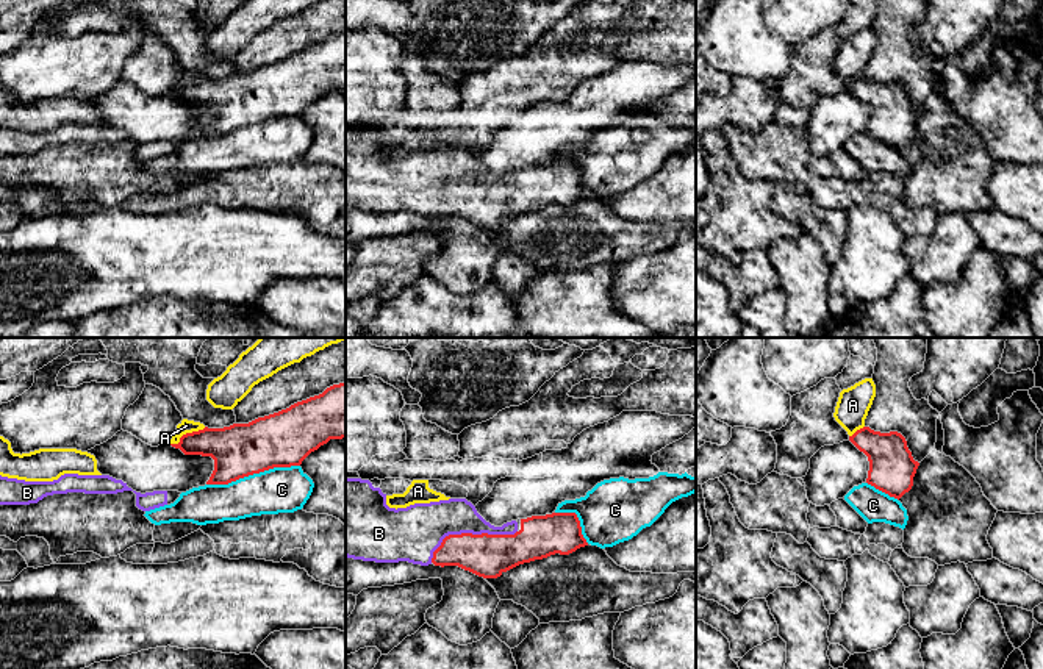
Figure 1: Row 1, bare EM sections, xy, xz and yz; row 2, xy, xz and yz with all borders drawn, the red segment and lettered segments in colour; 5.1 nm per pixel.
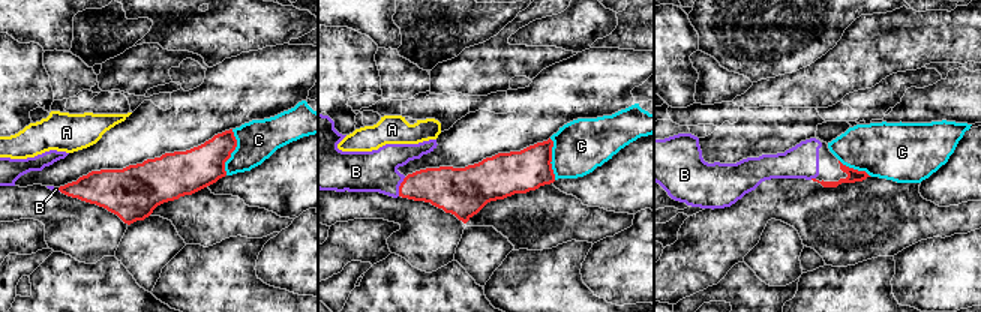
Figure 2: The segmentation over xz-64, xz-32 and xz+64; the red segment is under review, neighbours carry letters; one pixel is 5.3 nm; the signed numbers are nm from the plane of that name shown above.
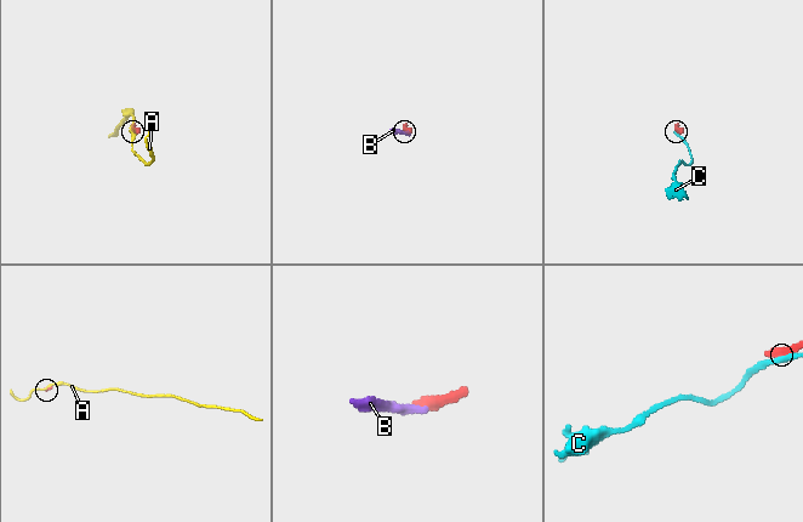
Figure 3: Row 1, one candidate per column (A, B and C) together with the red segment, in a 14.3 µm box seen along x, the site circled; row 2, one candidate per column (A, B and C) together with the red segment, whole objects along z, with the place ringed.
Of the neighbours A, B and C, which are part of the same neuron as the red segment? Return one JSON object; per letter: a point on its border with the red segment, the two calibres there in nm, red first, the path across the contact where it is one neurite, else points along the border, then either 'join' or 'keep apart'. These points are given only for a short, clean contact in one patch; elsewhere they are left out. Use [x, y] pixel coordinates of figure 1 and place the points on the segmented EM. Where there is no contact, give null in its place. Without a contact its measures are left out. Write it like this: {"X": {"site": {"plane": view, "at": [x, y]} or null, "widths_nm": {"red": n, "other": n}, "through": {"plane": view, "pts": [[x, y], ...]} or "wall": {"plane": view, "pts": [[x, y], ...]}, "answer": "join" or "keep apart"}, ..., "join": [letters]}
{"A": {"site": {"plane": "xy", "at": [186, 433]}, "widths_nm": {"red": 220, "other": 70}, "wall": {"plane": "xy", "pts": [[205, 427], [186, 432], [177, 443], [169, 444]]}, "answer": "keep apart"}, "B": {"site": {"plane": "xz", "at": [468, 533]}, "widths_nm": {"red": 220, "other": 260}, "answer": "join"}, "C": {"site": {"plane": "xy", "at": [252, 474]}, "widths_nm": {"red": 280, "other": 240}, "answer": "keep apart"}, "join": ["B"]}

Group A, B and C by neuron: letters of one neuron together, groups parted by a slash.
A / B / C

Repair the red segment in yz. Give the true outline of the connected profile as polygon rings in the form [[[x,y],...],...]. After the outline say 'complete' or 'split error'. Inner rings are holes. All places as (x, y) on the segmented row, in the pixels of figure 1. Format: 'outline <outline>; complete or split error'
outline [[[863,427],[849,441],[868,456],[868,485],[898,500],[912,489],[919,463],[913,460],[901,433]]]; complete

